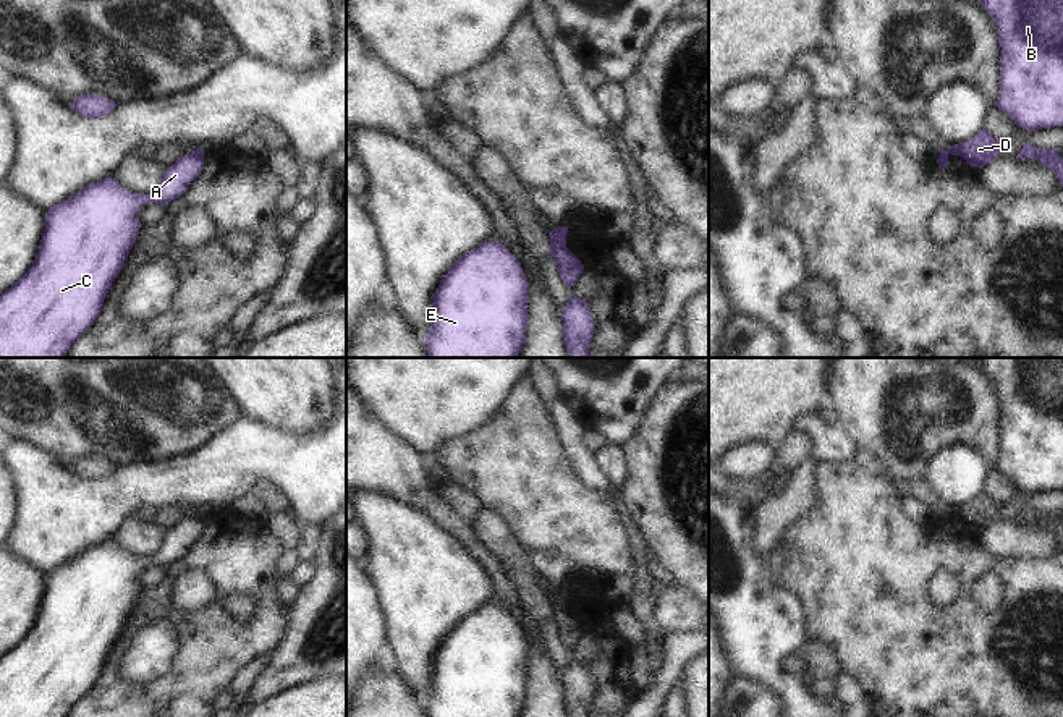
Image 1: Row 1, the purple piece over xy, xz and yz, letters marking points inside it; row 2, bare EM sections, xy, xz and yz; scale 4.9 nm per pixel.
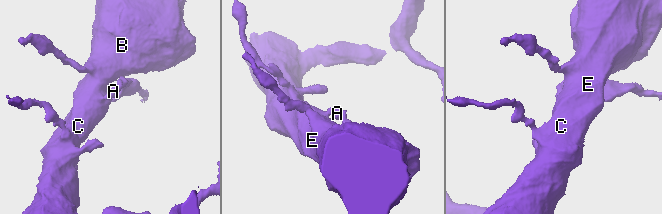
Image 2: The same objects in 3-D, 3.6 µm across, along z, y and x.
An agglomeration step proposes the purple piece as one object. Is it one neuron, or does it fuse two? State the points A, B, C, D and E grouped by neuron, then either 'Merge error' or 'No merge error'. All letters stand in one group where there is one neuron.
Groups: A B C E / D. Merge error.

